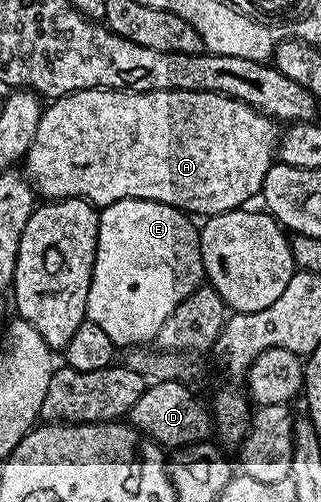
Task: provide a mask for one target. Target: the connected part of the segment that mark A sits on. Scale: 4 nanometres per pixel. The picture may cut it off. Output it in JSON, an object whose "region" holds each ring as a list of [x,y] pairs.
{"region":[[[90,88],[80,92],[68,92],[65,96],[52,99],[44,107],[41,118],[37,122],[37,134],[25,157],[25,165],[27,164],[25,175],[31,181],[31,186],[36,193],[48,201],[78,198],[89,200],[96,206],[106,206],[125,198],[156,200],[173,206],[180,212],[206,218],[244,207],[250,196],[258,197],[262,193],[265,174],[271,169],[271,165],[276,163],[280,139],[280,125],[271,117],[253,110],[245,102],[216,92],[124,92],[117,88]]]}

